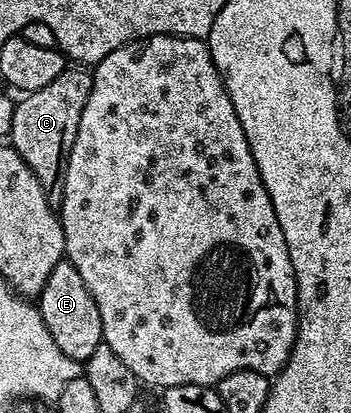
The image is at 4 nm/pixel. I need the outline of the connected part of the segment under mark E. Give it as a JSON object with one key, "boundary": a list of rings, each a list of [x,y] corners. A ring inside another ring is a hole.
{"boundary":[[[68,260],[60,261],[56,268],[52,268],[48,284],[44,284],[36,305],[44,320],[44,328],[48,328],[52,340],[56,340],[56,348],[60,348],[60,352],[64,352],[64,356],[68,356],[73,362],[84,364],[88,356],[92,356],[92,352],[103,345],[100,308],[96,308],[92,292],[88,292],[80,272],[76,272],[76,268]]]}

